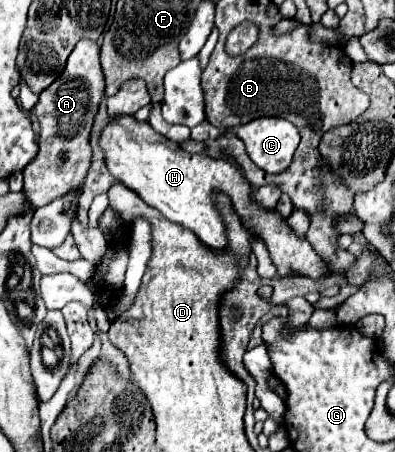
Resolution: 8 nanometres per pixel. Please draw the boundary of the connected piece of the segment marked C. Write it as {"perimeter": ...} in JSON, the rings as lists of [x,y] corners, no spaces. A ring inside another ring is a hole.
{"perimeter":[[[257,118],[235,130],[249,158],[265,172],[285,172],[299,146],[297,128],[285,118]]]}

